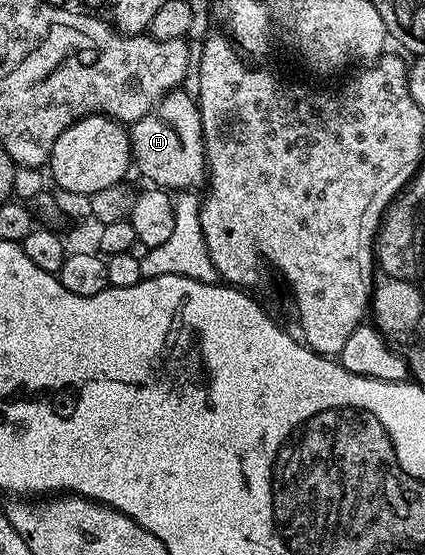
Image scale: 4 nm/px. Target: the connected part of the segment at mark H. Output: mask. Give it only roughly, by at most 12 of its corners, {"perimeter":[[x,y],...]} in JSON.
{"perimeter":[[170,91],[132,124],[133,163],[180,193],[207,179],[197,100]]}

